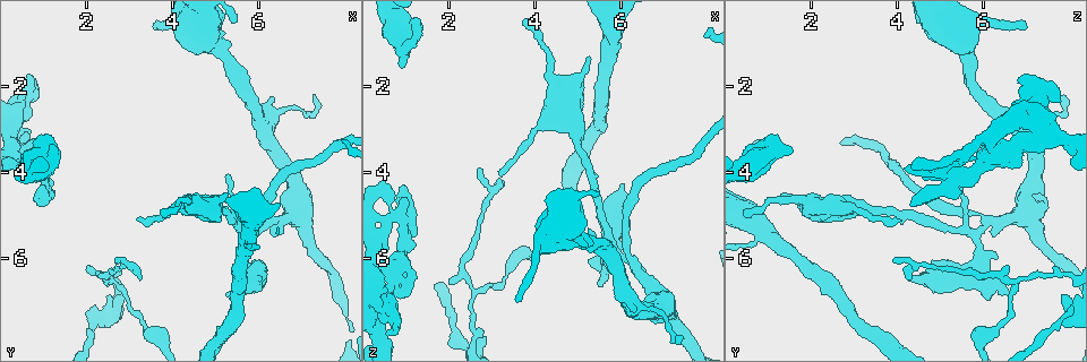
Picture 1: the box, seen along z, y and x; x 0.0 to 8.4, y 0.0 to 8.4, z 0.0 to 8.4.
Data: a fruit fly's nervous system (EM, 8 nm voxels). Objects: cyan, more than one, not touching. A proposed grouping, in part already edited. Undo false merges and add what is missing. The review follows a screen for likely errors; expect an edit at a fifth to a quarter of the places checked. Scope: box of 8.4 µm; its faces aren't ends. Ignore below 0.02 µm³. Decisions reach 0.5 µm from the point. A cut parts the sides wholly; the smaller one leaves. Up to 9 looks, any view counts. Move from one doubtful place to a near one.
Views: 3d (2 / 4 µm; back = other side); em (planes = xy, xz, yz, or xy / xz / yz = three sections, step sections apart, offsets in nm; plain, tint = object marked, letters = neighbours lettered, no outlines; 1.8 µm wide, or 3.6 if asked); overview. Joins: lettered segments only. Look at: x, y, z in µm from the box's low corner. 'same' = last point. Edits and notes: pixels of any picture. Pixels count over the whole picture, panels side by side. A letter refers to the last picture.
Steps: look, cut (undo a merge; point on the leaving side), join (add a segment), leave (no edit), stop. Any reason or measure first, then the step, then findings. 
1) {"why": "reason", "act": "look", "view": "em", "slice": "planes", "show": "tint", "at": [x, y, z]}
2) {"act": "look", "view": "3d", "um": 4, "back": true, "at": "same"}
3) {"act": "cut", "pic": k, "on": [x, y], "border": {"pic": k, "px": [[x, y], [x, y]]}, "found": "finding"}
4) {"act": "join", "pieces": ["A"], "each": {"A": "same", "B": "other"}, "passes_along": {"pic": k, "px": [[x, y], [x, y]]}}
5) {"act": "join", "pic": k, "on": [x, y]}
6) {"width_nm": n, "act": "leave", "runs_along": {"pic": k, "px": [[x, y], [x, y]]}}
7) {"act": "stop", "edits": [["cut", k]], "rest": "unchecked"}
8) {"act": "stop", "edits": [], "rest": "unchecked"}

{"why": "narrows sharply", "act": "look", "view": "em", "slice": "yz", "step": 16, "show": "letters", "at": [7.05, 4.50, 6.95]}

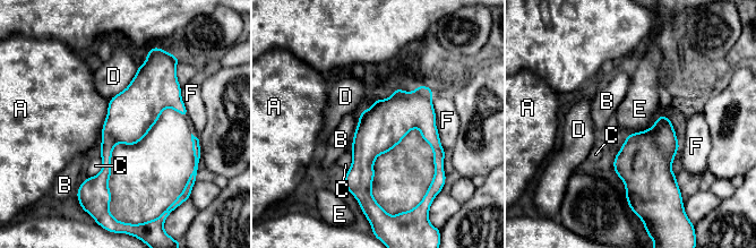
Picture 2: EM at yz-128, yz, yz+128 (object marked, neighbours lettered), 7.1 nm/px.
{"act": "look", "view": "em", "slice": "planes", "show": "letters", "at": "same"}

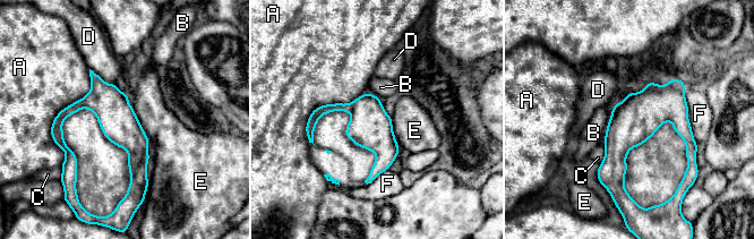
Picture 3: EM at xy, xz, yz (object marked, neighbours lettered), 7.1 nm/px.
{"longest_contact_nm": ["A", 700], "act": "leave", "each": {"A": "other", "B": "other", "C": "other", "D": "other", "E": "other", "F": "other"}, "found": "one cell here"}

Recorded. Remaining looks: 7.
{"why": "thin end", "act": "look", "view": "3d", "um": 4, "at": [2.00, 7.30, 7.95]}

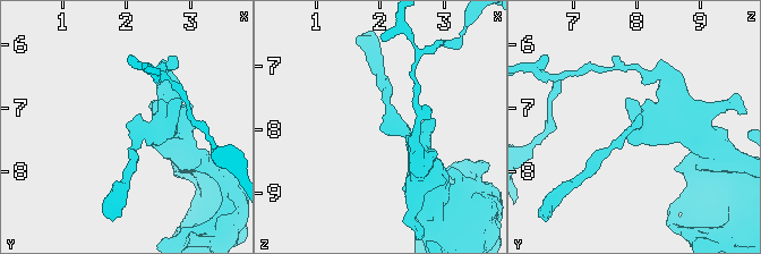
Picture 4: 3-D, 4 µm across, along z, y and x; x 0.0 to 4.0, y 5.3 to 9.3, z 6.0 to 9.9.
{"why": "need the tissue", "act": "look", "view": "em", "slice": "planes", "show": "letters", "at": [2.00, 7.30, 7.95]}

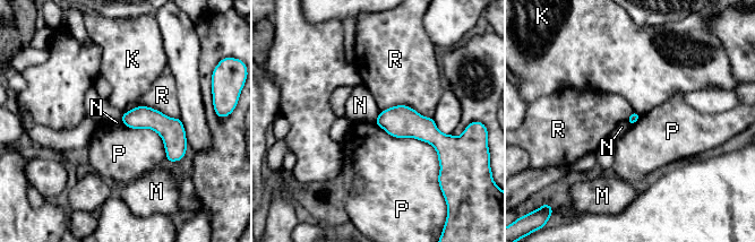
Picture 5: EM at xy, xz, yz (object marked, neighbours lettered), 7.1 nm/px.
{"act": "leave", "each": {"K": "other", "M": "other", "N": "other", "P": "other", "R": "other"}, "border": {"pic": 5, "px": [[379, 113], [374, 121]]}, "found": "none of them fits"}

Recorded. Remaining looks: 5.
{"why": "touches itself", "act": "look", "view": "em", "slice": "planes", "show": "plain", "at": [0.60, 3.50, 6.25]}

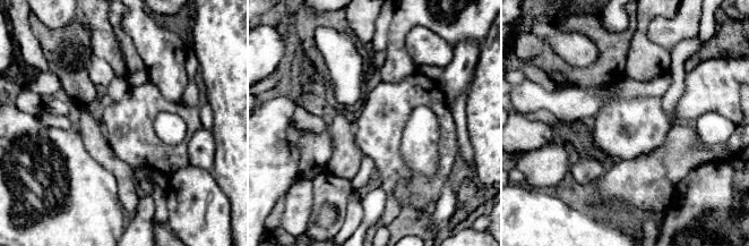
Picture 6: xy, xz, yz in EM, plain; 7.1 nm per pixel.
{"why": "what lies round it", "act": "look", "view": "em", "slice": "planes", "show": "letters", "at": "same"}

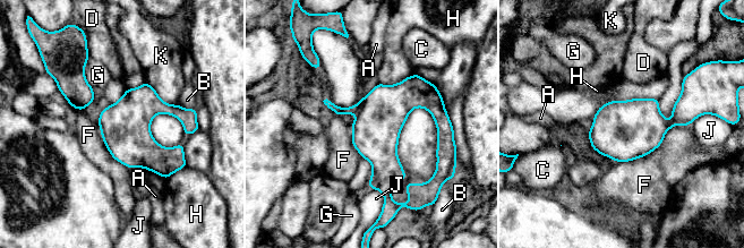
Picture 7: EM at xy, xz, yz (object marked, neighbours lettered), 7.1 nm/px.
{"longest_contact_nm": ["F", 480], "act": "cut", "pic": 7, "on": [352, 110], "each": {"A": "other", "B": "other", "C": "other", "D": "other", "F": "other", "G": "other", "H": "other", "J": "other", "K": "other"}, "border": {"pic": 7, "px": [[359, 103], [359, 109], [355, 113]]}, "found": "a second cell is stuck on"}

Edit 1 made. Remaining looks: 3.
{"act": "look", "view": "overview"}

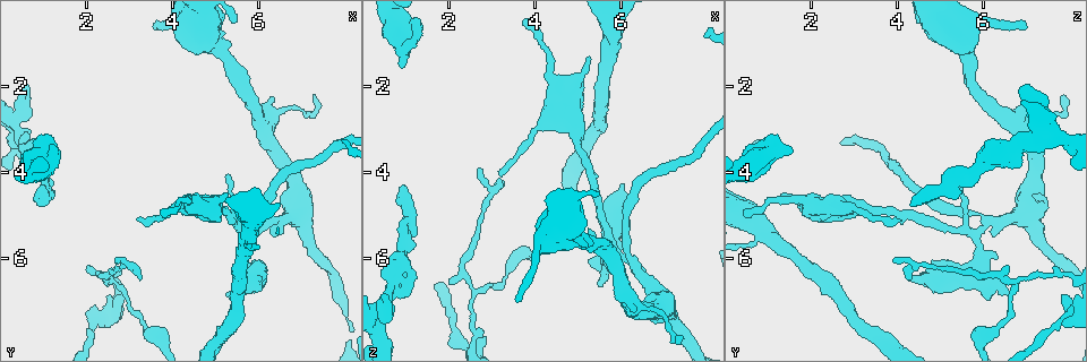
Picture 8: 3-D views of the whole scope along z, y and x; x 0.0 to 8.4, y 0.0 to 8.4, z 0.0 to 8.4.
{"why": "free end", "act": "look", "view": "em", "um": 3.6, "slice": "xz", "step": 4, "show": "letters", "at": [3.60, 0.50, 7.00]}

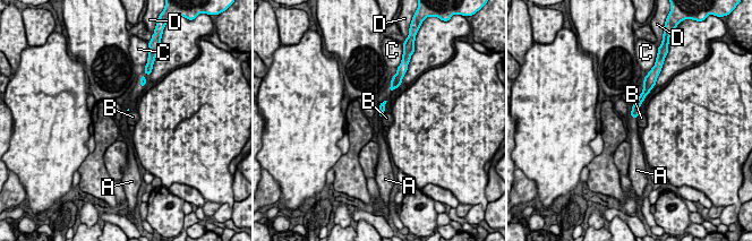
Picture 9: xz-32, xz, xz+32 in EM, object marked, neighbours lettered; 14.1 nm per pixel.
{"act": "join", "pieces": ["A"], "each": {"A": "same", "B": "other", "C": "other", "D": "other"}, "passes_along": {"pic": 9, "px": [[635, 109], [633, 117], [632, 134]]}, "found": "the cell continues"}

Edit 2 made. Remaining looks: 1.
{"act": "stop", "edits": [["cut", 7], ["join", 9]], "rest": "unchecked"}

